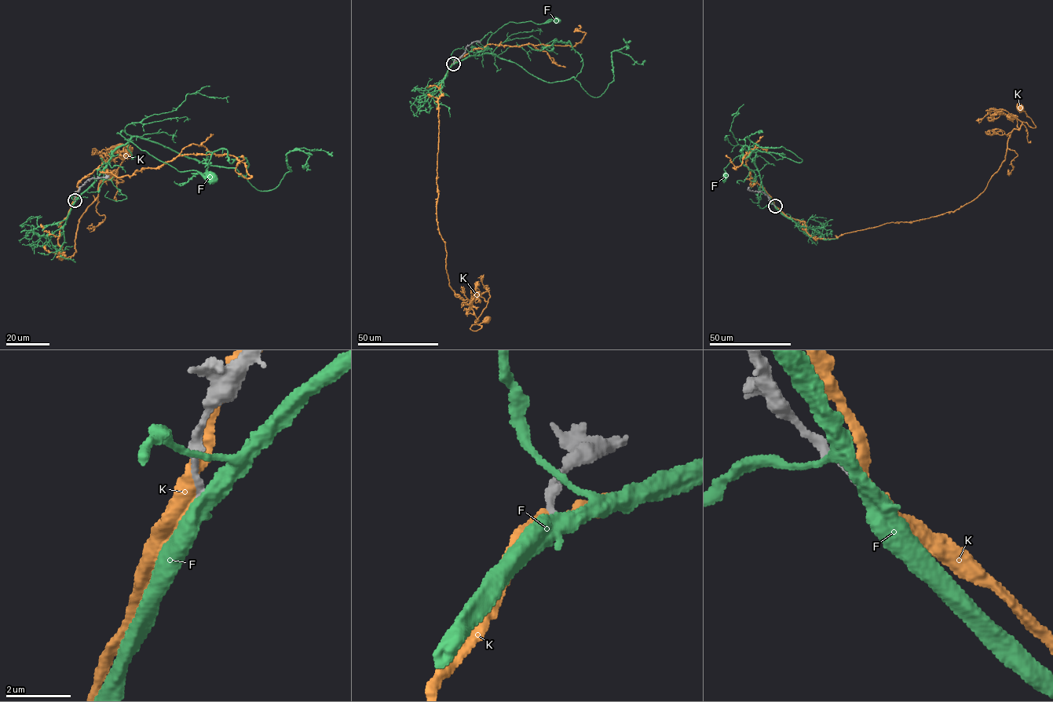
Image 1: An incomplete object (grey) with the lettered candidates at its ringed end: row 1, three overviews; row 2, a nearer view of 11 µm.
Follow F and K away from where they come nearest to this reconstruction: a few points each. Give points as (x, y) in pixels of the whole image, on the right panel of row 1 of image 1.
F: (775, 206), (763, 190), (755, 151), (750, 151), (733, 159), (724, 168), (725, 176), (728, 176), (724, 176)
K: (775, 206), (826, 239), (955, 211), (985, 190), (1013, 129), (1036, 127), (1019, 108)

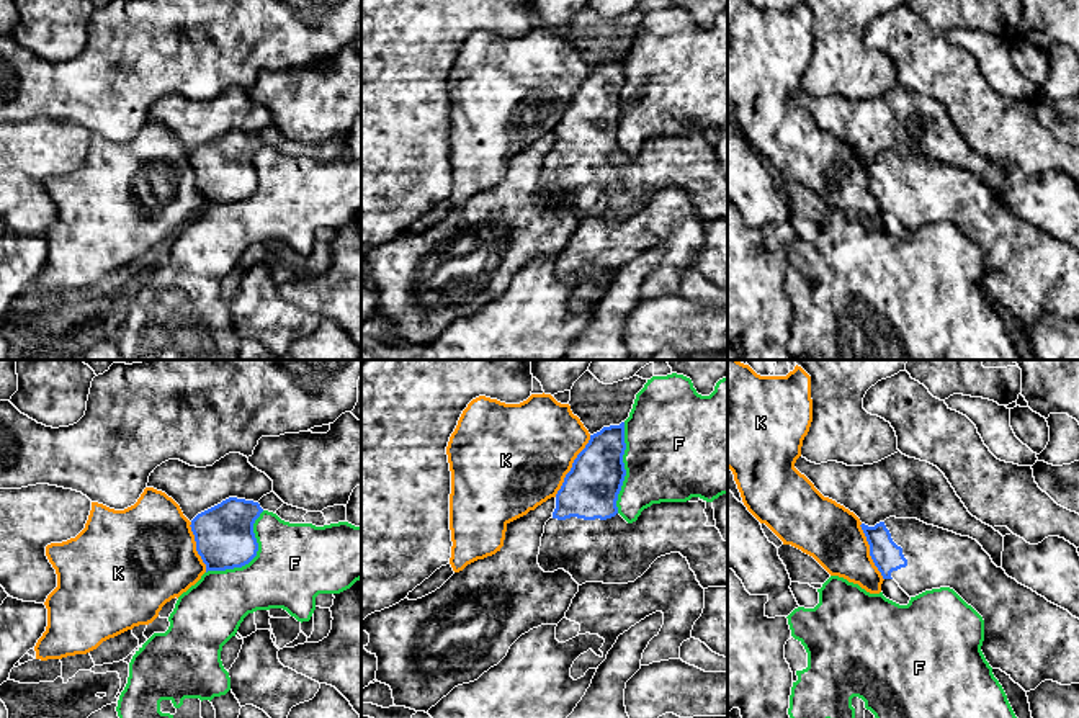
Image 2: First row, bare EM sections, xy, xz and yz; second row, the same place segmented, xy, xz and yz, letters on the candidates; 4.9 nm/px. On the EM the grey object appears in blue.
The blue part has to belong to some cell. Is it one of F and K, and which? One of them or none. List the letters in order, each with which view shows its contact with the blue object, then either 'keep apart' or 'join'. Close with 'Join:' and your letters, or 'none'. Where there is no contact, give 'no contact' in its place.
F: meets blue in xy; keep apart
K: meets blue in xz; keep apart
Join: none

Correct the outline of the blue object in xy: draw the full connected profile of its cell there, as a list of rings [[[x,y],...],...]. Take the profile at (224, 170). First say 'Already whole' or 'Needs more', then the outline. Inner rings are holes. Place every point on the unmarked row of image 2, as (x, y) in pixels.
Already whole. [[[229,131],[191,154],[206,206],[242,201],[257,190],[253,157],[262,146],[258,136]]]

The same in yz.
Needs more. [[[889,150],[875,160],[860,160],[883,213],[894,213],[909,231],[950,221],[983,250],[981,285],[992,303],[1005,306],[1025,325],[1045,314],[1079,317],[1079,252],[1009,211],[976,173],[917,152]]]

